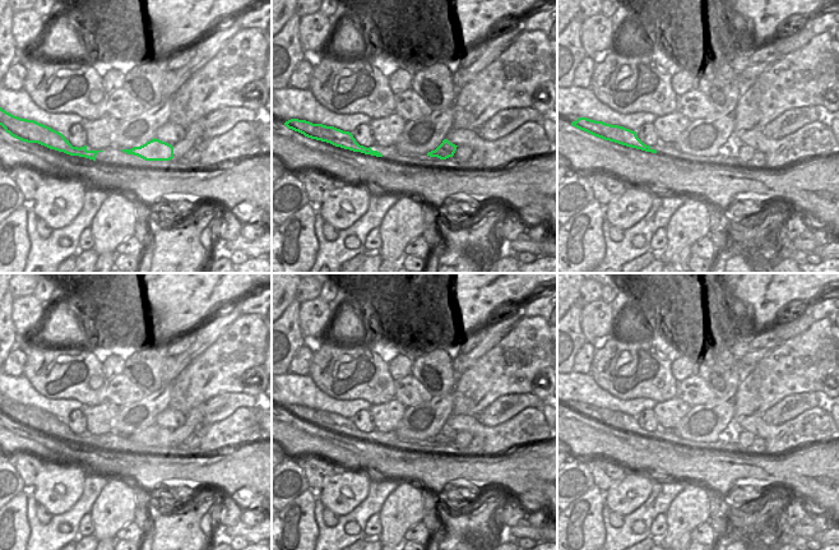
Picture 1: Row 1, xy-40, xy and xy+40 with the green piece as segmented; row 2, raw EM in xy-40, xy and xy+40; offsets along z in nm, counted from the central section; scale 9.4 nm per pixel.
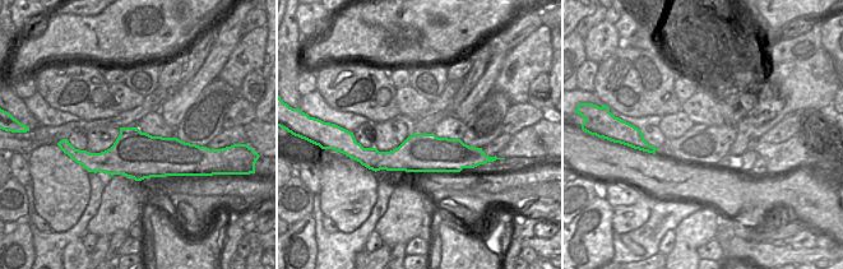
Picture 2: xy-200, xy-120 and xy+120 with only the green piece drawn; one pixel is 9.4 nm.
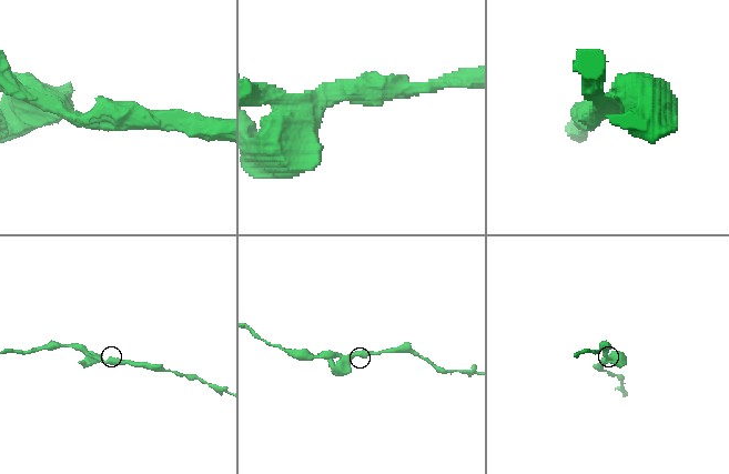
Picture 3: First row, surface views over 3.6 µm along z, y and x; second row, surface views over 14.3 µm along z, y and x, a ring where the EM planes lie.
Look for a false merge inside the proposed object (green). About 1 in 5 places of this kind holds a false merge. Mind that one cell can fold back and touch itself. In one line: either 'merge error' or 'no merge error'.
merge error

